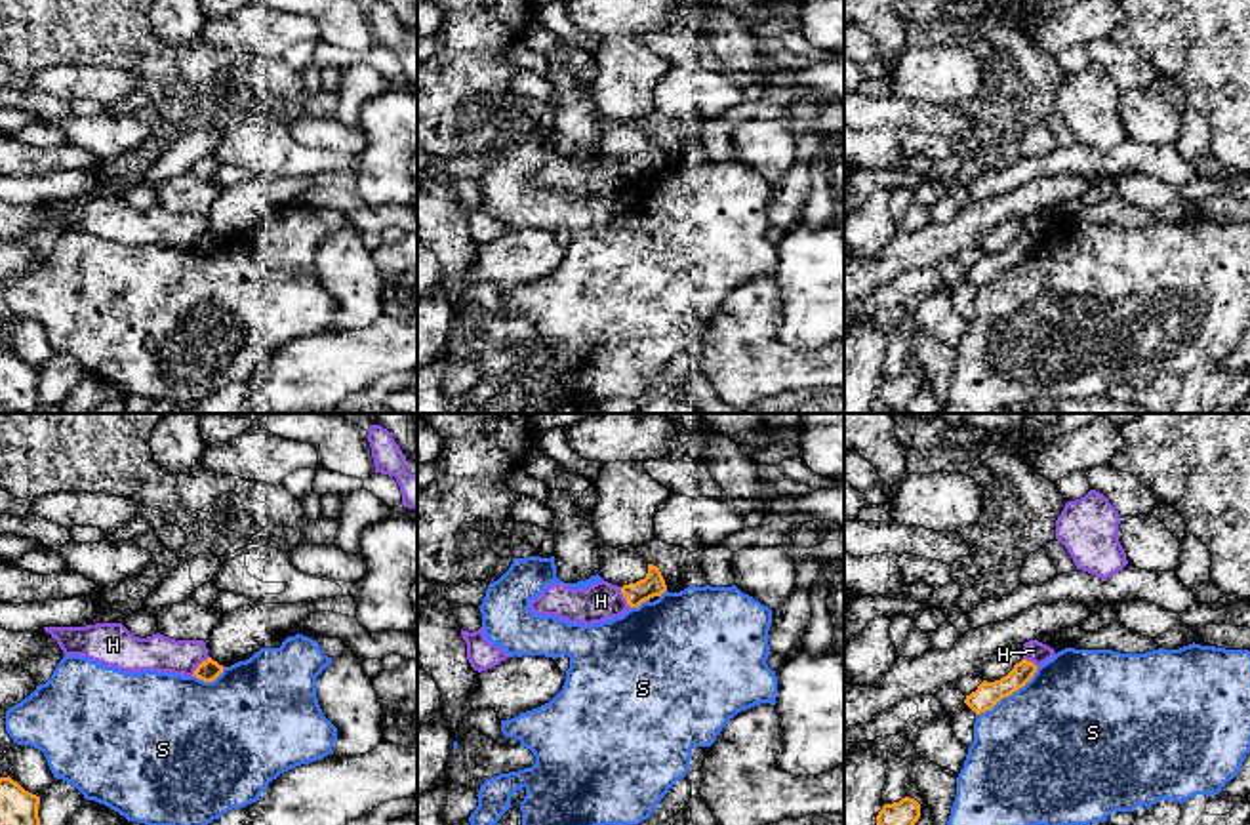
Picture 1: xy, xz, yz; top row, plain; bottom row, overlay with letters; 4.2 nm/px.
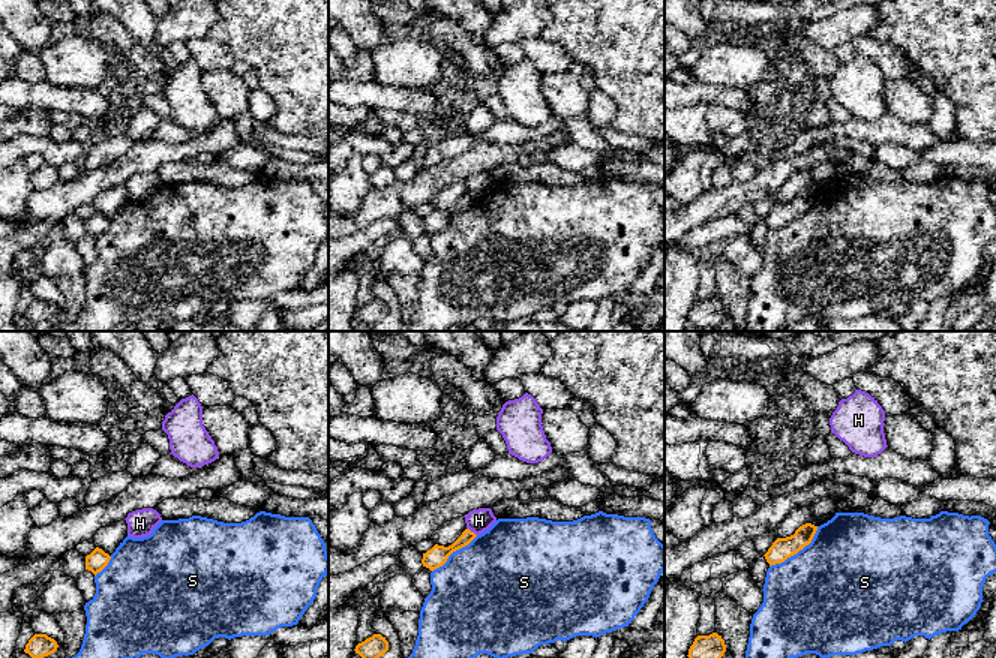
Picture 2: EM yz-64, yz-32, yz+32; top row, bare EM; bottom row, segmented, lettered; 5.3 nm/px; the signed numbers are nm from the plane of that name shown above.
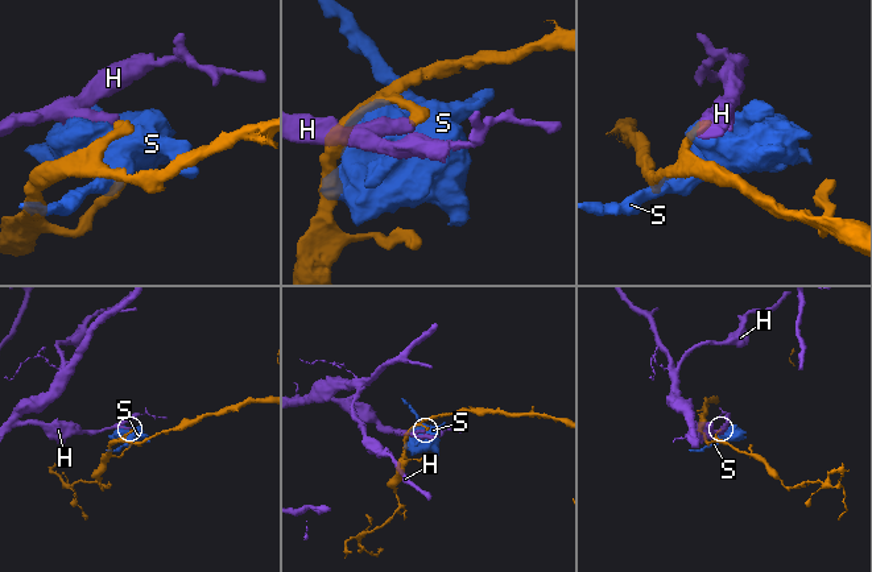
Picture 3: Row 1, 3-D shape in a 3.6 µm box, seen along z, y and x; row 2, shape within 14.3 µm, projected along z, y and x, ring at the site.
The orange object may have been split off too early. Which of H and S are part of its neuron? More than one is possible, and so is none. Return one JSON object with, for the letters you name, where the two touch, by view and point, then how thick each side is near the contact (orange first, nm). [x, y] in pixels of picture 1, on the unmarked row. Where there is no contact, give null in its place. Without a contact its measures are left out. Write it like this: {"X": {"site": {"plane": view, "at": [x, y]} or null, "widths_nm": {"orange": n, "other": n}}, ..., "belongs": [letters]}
{"belongs": []}

